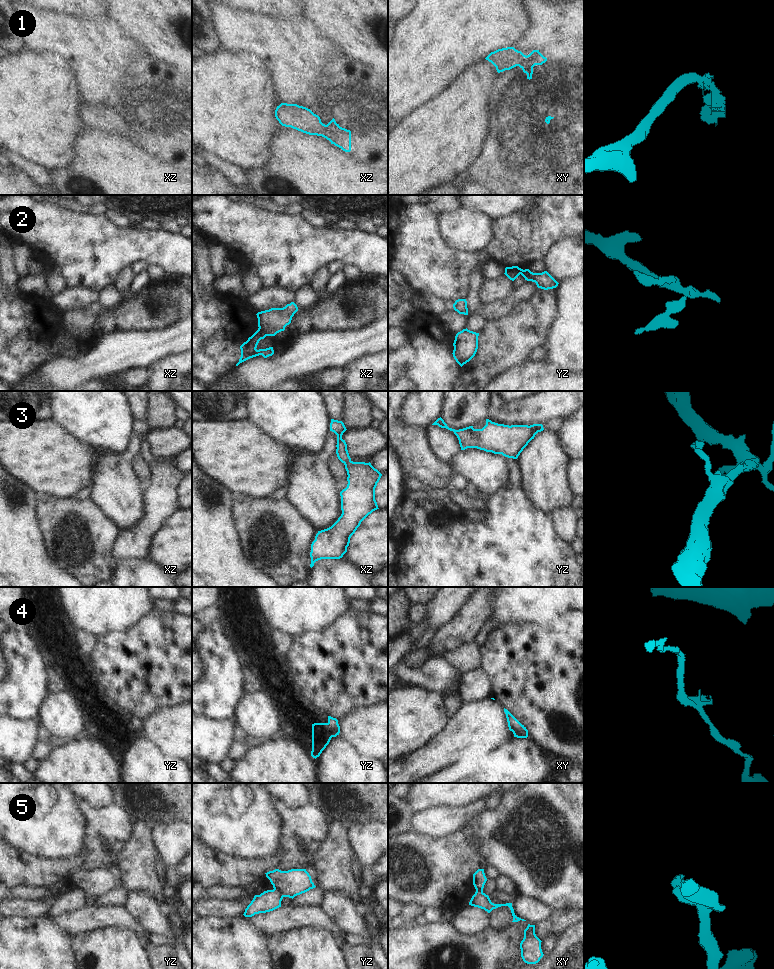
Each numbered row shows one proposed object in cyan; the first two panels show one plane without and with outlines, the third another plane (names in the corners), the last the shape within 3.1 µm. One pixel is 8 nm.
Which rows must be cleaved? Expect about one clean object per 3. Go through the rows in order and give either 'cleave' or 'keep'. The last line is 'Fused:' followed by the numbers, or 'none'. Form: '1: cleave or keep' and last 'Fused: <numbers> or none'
1: cleave
2: cleave
3: keep
4: keep
5: cleave
Fused: 1, 2, 5

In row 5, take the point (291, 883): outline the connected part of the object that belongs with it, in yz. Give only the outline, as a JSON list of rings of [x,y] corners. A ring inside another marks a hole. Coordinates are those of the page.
[[[275,869],[265,874],[273,888],[278,890],[283,897],[293,899],[295,896],[316,887],[306,869],[291,869],[288,871]]]

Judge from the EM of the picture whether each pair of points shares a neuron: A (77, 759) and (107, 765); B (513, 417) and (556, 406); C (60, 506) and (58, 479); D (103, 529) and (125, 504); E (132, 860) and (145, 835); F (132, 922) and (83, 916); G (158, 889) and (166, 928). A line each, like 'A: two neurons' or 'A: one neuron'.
A: one neuron
B: one neuron
C: two neurons
D: two neurons
E: one neuron
F: one neuron
G: two neurons

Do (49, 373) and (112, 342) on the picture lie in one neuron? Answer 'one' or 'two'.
one

